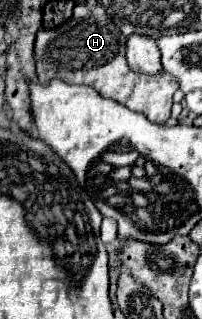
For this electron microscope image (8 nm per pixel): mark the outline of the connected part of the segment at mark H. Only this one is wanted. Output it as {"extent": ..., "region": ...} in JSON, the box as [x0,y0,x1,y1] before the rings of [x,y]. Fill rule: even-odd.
{"extent":[34,16,178,122],"region":[[[88,16],[82,20],[70,20],[70,28],[42,28],[38,30],[34,44],[38,82],[46,86],[46,82],[60,78],[70,84],[86,84],[98,90],[102,96],[112,98],[128,106],[130,110],[144,114],[150,122],[166,122],[171,115],[172,96],[178,90],[176,78],[166,72],[158,76],[132,72],[124,58],[124,50],[126,38],[120,28],[110,22],[110,18]]]}

